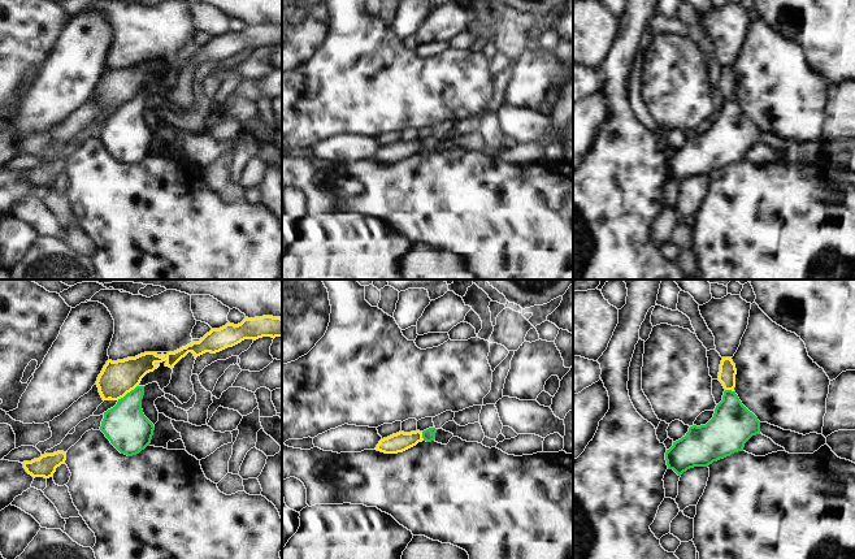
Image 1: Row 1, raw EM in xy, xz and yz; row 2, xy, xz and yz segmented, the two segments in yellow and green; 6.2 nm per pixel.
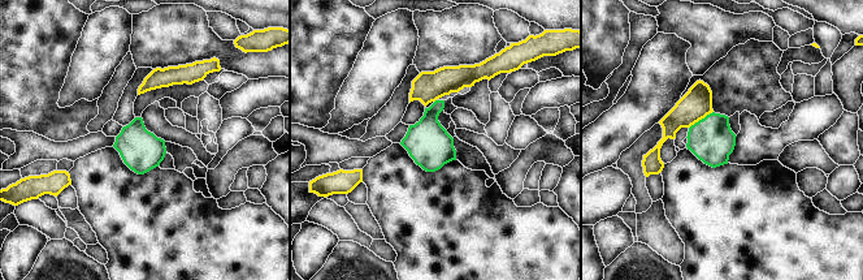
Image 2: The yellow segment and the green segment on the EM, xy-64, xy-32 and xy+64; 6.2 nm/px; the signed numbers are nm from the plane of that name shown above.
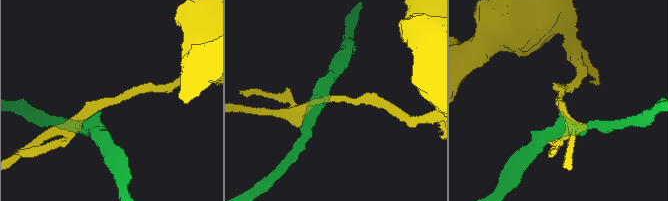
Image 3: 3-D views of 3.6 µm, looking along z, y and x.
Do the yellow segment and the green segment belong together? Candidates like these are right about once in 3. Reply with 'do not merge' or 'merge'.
do not merge

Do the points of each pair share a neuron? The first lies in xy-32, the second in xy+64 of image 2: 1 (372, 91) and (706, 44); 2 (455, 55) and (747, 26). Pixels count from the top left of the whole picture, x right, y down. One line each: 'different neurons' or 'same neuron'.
1: different neurons
2: same neuron

